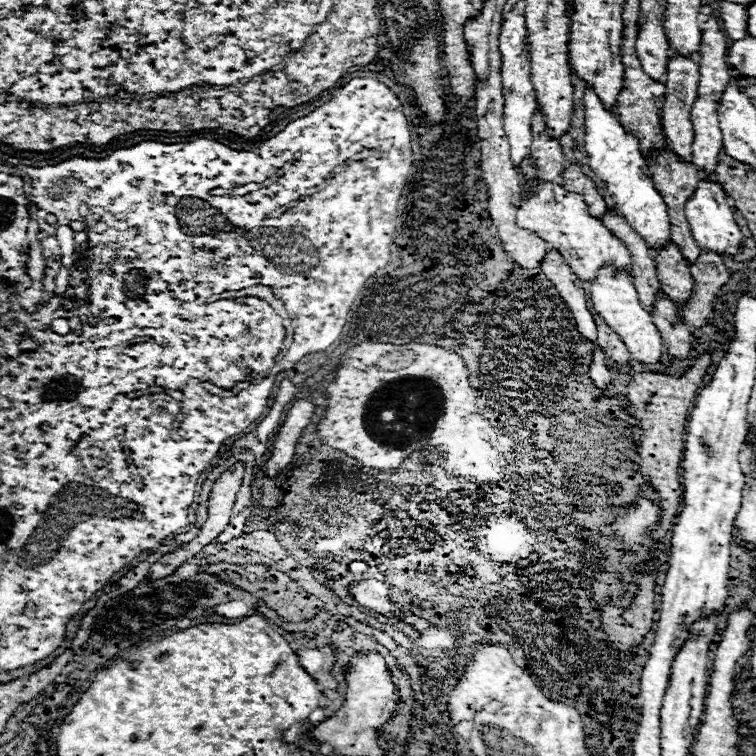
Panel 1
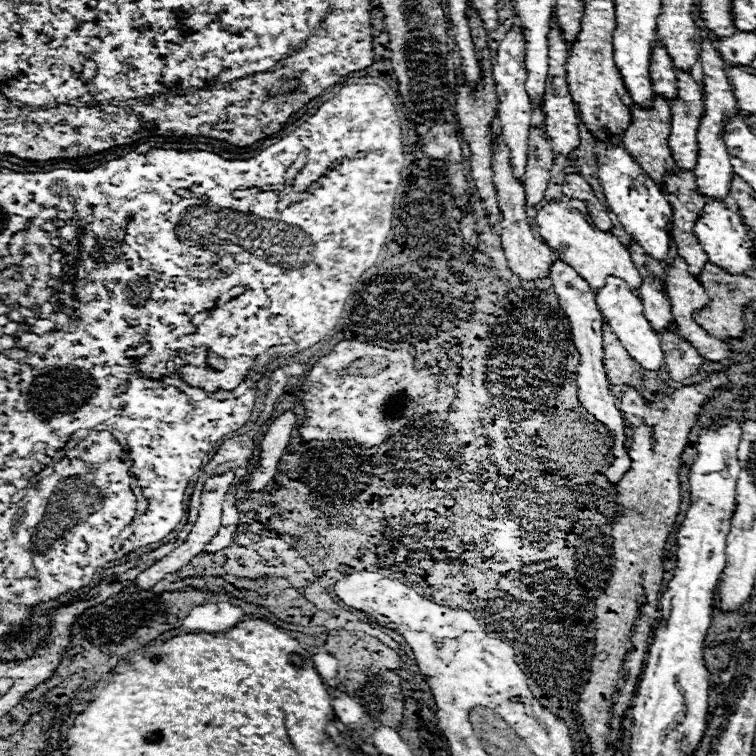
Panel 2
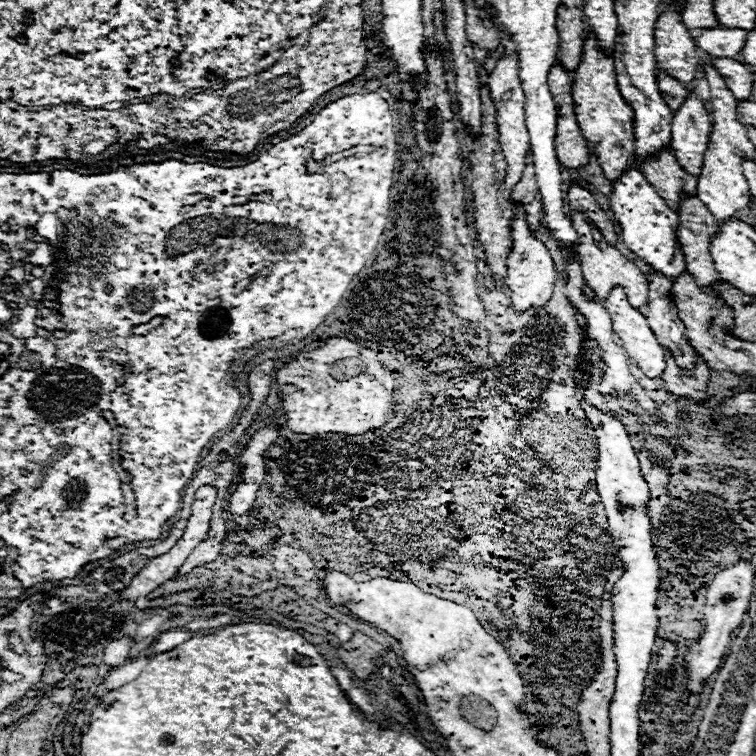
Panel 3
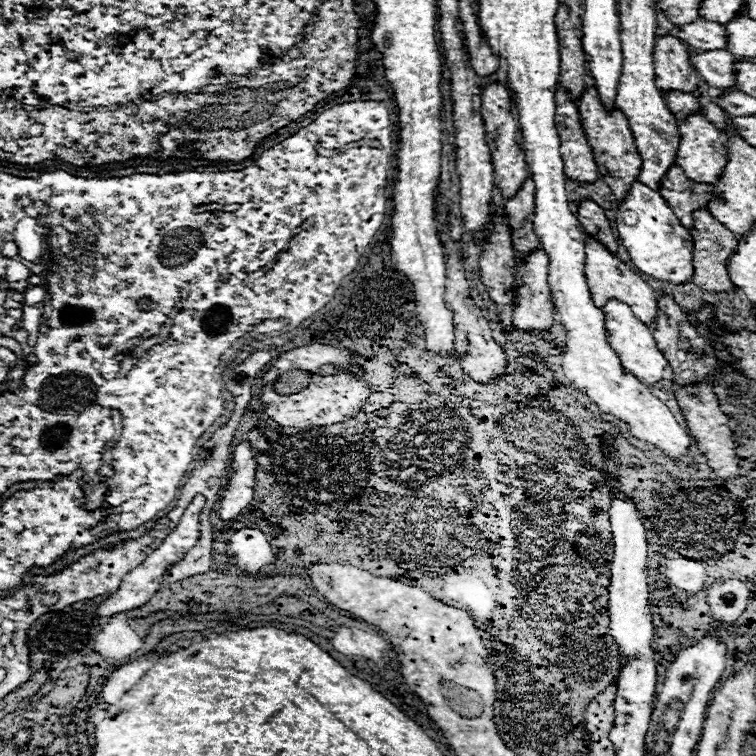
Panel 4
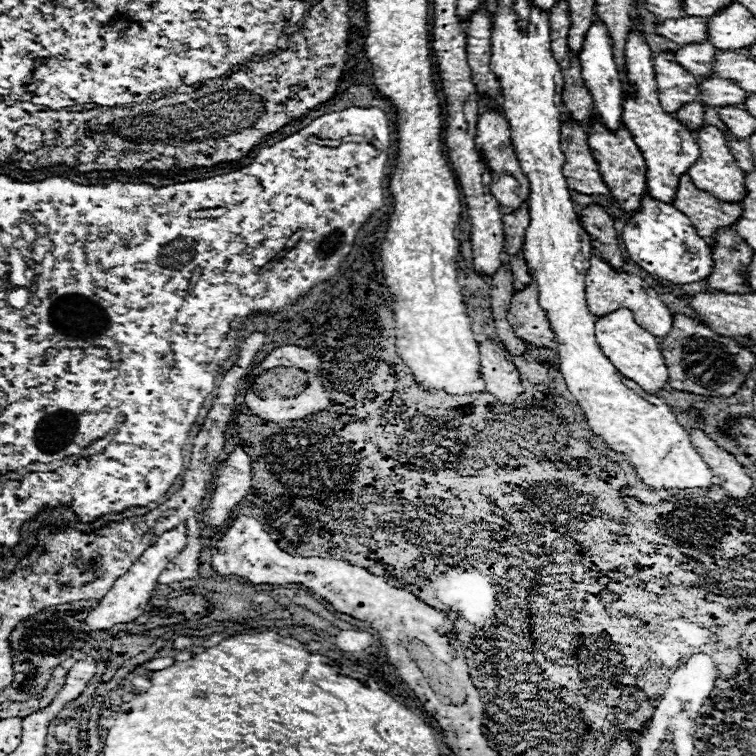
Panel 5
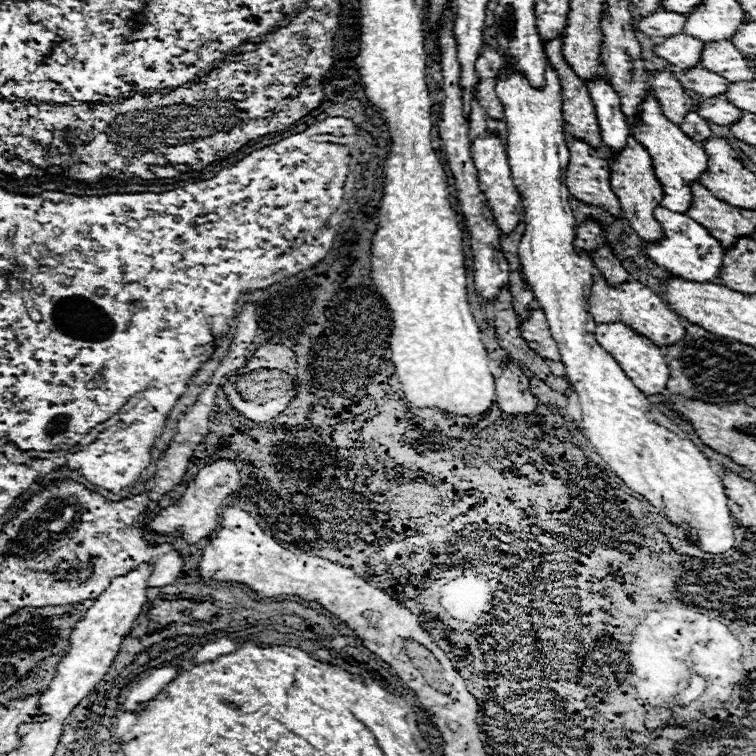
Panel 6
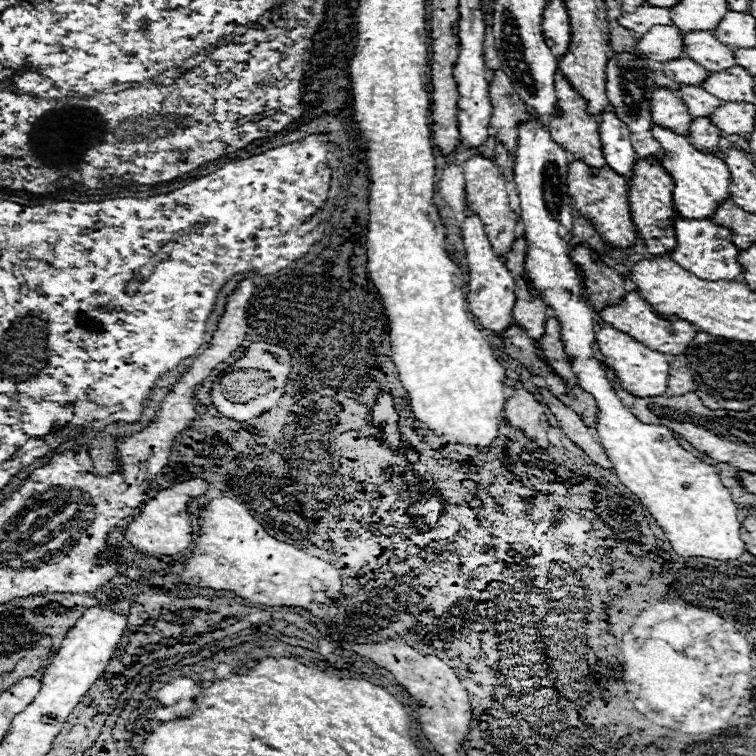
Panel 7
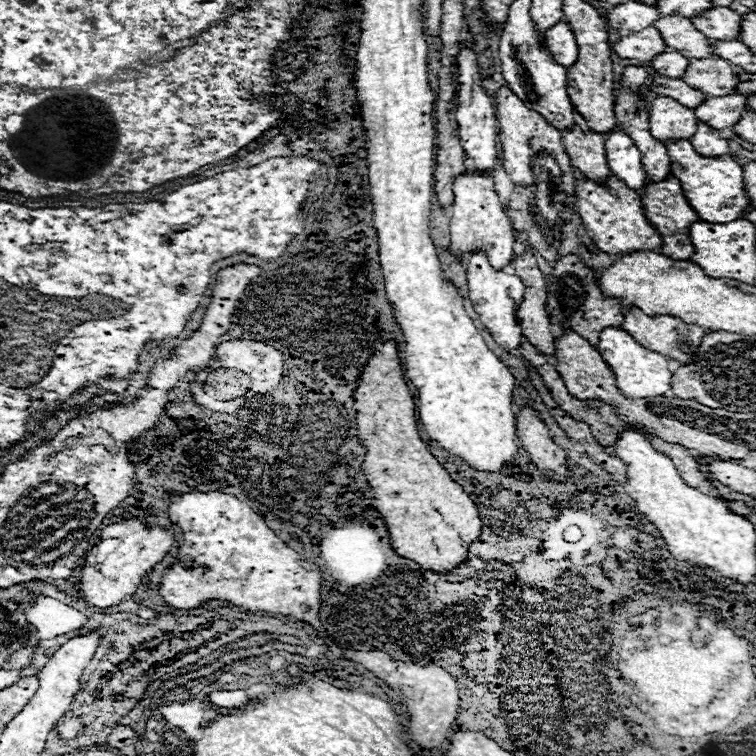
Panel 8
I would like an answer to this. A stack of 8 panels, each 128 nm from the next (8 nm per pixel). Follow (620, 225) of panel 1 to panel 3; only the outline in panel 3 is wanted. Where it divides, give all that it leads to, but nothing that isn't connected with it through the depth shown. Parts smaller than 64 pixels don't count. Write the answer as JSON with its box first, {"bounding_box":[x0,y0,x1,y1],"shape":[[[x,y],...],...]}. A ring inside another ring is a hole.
{"bounding_box":[644,268,698,368],"shape":[[[650,268],[648,274],[648,304],[644,308],[644,316],[648,318],[648,326],[656,332],[660,344],[664,344],[682,368],[694,368],[694,356],[698,356],[686,340],[686,328],[682,320],[678,320],[678,310],[672,302],[672,278],[654,272]],[[690,348],[690,352],[688,352]]]}

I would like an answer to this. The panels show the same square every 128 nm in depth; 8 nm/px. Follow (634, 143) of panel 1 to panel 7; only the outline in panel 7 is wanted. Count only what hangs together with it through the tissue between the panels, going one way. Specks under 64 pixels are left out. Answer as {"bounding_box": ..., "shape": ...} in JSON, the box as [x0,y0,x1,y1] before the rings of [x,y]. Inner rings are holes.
{"bounding_box":[668,218,742,280],"shape":[[[674,218],[674,230],[676,230],[676,248],[668,252],[676,264],[680,264],[684,270],[692,272],[696,278],[702,280],[736,280],[742,274],[742,266],[738,264],[738,248],[730,240],[730,230],[712,224],[708,220],[692,220],[692,218]]]}

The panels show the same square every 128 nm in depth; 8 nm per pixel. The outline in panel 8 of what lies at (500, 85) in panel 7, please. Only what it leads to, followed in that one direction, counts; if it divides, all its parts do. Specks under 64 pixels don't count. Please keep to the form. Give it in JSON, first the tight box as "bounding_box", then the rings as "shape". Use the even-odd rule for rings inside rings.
{"bounding_box":[494,88,574,196],"shape":[[[500,88],[494,96],[496,100],[496,118],[498,118],[498,138],[502,144],[502,160],[504,160],[504,170],[508,174],[508,178],[514,184],[522,184],[522,186],[532,186],[532,172],[530,172],[530,158],[538,152],[538,150],[548,150],[554,154],[556,162],[562,168],[564,174],[564,192],[568,196],[574,196],[574,176],[570,172],[570,158],[562,148],[560,142],[560,132],[556,128],[552,128],[538,112],[526,108],[520,98],[516,98],[512,94],[510,88]]]}

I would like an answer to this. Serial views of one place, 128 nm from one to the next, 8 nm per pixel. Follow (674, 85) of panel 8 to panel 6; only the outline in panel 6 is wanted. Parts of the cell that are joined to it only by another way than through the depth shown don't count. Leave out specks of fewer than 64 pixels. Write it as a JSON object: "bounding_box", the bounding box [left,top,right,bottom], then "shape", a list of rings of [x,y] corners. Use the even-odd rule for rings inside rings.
{"bounding_box":[696,98,742,126],"shape":[[[700,98],[700,106],[696,110],[704,120],[710,120],[720,126],[732,126],[736,120],[740,120],[742,112],[726,98]]]}

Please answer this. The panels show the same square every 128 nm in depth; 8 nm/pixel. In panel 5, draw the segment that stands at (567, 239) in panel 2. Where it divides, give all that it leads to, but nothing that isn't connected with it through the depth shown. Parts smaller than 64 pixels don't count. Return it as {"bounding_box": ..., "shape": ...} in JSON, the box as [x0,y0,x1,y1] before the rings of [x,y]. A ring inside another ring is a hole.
{"bounding_box":[586,254,672,338],"shape":[[[594,254],[590,260],[590,268],[586,274],[586,300],[590,312],[596,316],[604,316],[614,312],[616,308],[628,308],[634,314],[634,320],[642,326],[648,328],[656,338],[664,338],[666,332],[672,328],[672,314],[670,310],[660,302],[658,294],[636,274],[624,272],[624,270],[614,270],[608,262],[602,260],[600,254]]]}

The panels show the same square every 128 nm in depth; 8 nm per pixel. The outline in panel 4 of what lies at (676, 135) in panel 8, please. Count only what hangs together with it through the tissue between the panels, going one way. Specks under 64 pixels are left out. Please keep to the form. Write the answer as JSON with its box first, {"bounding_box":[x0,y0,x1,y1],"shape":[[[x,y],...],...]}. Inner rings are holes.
{"bounding_box":[656,34,700,92],"shape":[[[672,34],[656,38],[656,86],[662,92],[694,92],[698,88],[700,74],[690,64],[692,54],[692,48]]]}

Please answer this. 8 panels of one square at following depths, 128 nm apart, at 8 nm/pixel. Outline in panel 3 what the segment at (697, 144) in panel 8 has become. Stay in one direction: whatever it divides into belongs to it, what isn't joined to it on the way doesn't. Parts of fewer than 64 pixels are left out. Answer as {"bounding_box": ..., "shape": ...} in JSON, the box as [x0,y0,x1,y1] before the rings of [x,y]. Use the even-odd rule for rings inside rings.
{"bounding_box":[656,70,688,110],"shape":[[[656,70],[656,80],[660,84],[660,92],[664,92],[664,100],[672,110],[678,110],[680,104],[684,102],[688,90],[674,78],[670,78],[666,72]]]}

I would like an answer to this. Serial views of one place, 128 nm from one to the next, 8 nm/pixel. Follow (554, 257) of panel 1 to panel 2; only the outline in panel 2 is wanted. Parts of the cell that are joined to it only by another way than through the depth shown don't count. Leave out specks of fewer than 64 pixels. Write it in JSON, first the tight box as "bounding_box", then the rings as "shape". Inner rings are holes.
{"bounding_box":[548,260,630,484],"shape":[[[554,260],[552,268],[550,268],[550,274],[548,278],[552,280],[552,286],[558,294],[558,300],[560,300],[560,306],[564,308],[564,312],[568,314],[568,320],[570,320],[570,326],[572,326],[572,336],[574,336],[574,346],[578,348],[580,352],[580,366],[578,366],[578,374],[576,374],[576,380],[578,380],[578,398],[582,402],[582,406],[596,416],[598,422],[602,422],[612,434],[614,434],[614,446],[612,446],[612,454],[616,456],[614,464],[608,468],[606,476],[612,484],[618,484],[622,474],[628,472],[630,468],[630,458],[628,458],[628,450],[624,448],[624,418],[620,416],[620,410],[616,408],[616,398],[614,394],[610,392],[610,382],[608,382],[608,376],[606,376],[606,368],[604,368],[604,348],[602,348],[602,312],[598,310],[596,306],[596,296],[594,292],[590,290],[590,286],[562,260]]]}

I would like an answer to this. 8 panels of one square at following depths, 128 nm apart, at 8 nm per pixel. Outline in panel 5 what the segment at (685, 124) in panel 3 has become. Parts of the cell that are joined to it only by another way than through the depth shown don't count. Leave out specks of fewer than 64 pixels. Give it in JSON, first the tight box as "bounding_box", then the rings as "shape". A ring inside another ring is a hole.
{"bounding_box":[688,126,744,202],"shape":[[[702,126],[696,132],[696,142],[698,142],[698,150],[700,150],[700,158],[688,168],[688,176],[692,178],[694,186],[710,192],[712,196],[718,196],[724,202],[740,202],[740,198],[744,196],[744,172],[738,168],[738,162],[734,160],[728,144],[726,144],[726,136],[722,130],[718,130],[716,126]]]}

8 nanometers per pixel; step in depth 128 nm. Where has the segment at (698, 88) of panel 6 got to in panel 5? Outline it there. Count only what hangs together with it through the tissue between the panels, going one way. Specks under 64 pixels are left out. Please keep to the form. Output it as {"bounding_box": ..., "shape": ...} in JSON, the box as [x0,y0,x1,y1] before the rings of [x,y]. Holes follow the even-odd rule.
{"bounding_box":[700,76,748,106],"shape":[[[712,76],[700,80],[700,100],[708,106],[740,106],[748,94],[734,82]]]}

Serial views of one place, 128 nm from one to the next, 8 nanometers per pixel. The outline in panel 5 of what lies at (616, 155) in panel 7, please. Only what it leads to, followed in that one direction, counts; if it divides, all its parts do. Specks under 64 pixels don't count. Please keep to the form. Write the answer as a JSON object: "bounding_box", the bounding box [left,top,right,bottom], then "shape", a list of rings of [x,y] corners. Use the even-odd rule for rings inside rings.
{"bounding_box":[580,18,624,130],"shape":[[[594,18],[592,26],[588,28],[588,34],[584,38],[582,50],[580,50],[580,66],[582,66],[582,78],[586,82],[586,88],[590,90],[590,96],[594,100],[594,108],[596,114],[600,116],[600,120],[604,122],[606,128],[610,130],[618,130],[620,122],[622,122],[622,100],[624,100],[624,92],[622,92],[622,80],[614,62],[614,54],[612,54],[612,38],[608,34],[608,28]]]}

